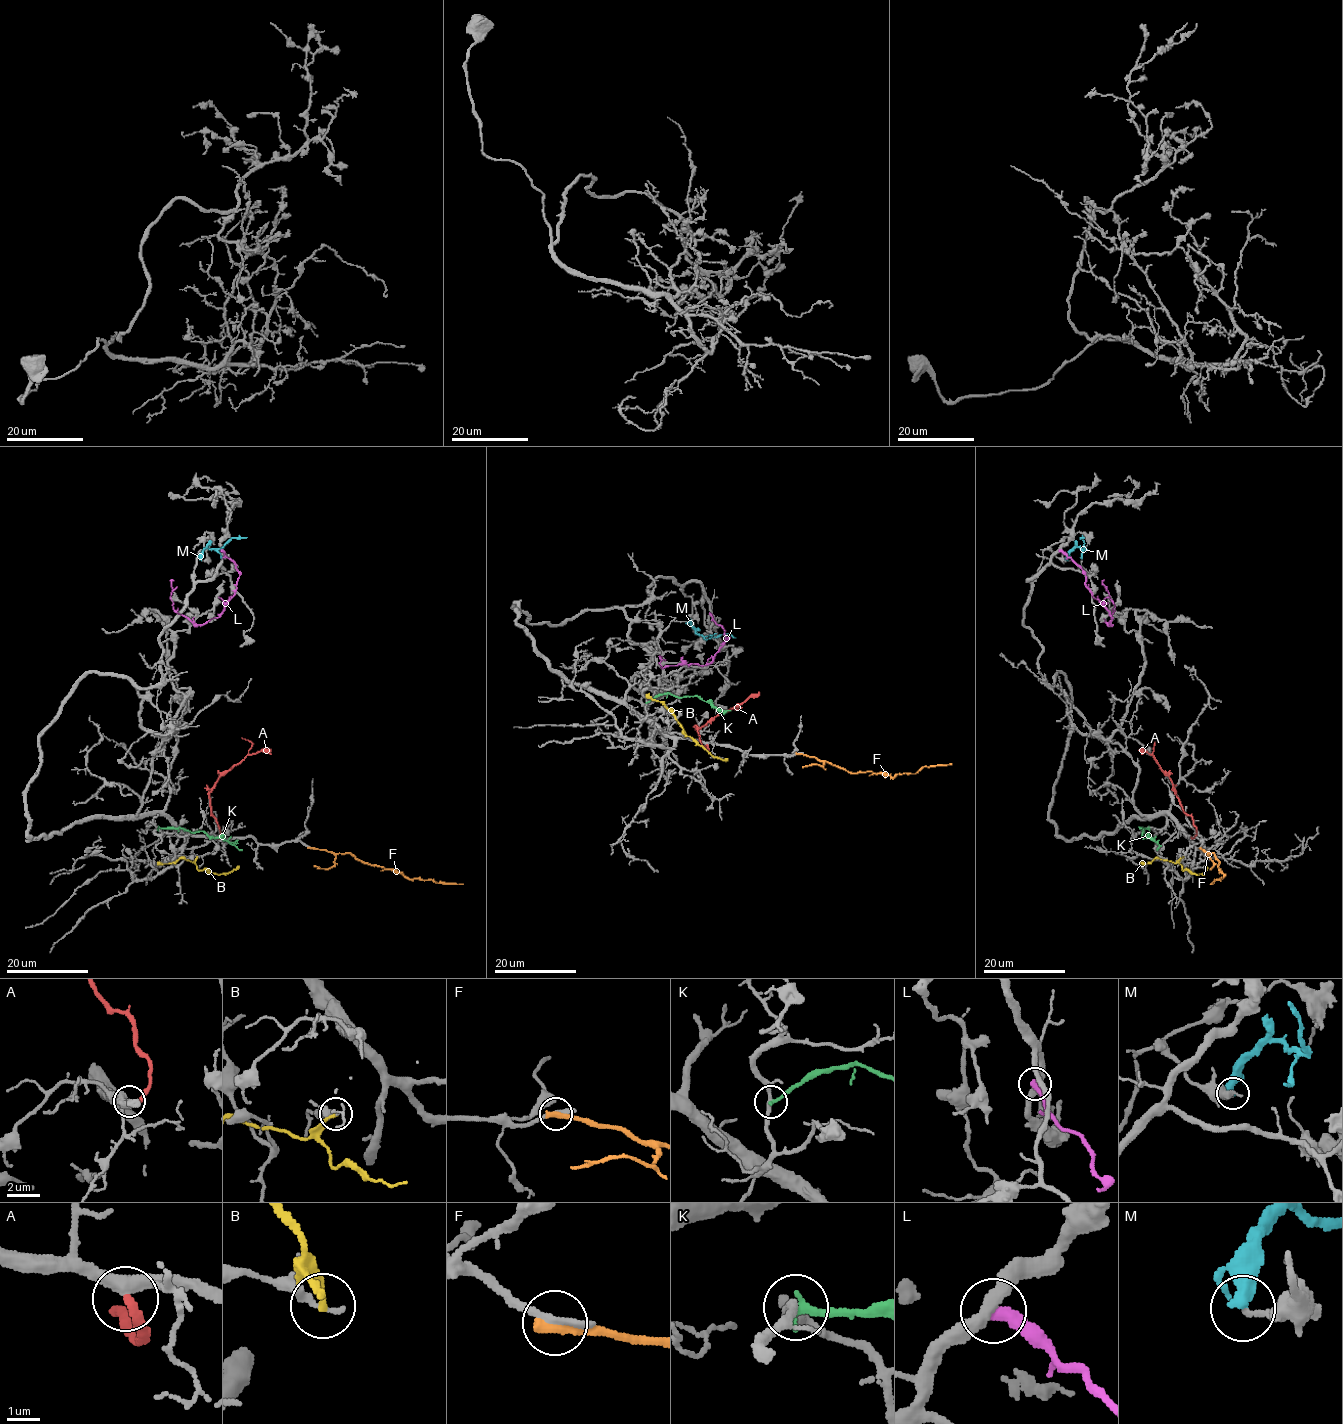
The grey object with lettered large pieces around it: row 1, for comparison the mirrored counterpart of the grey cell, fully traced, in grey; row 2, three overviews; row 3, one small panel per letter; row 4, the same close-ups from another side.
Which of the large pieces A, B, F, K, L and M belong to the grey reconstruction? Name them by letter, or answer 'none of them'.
A

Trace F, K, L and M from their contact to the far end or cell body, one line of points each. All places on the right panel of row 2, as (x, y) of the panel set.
F: (1200, 847), (1207, 853), (1213, 853), (1223, 876), (1210, 884)
K: (1149, 828), (1139, 828), (1142, 836), (1159, 845), (1157, 850)
L: (1060, 550), (1085, 575), (1086, 587), (1112, 617), (1111, 624), (1115, 610), (1101, 582), (1104, 579)
M: (1067, 560), (1076, 547), (1085, 548), (1080, 538), (1084, 537)

